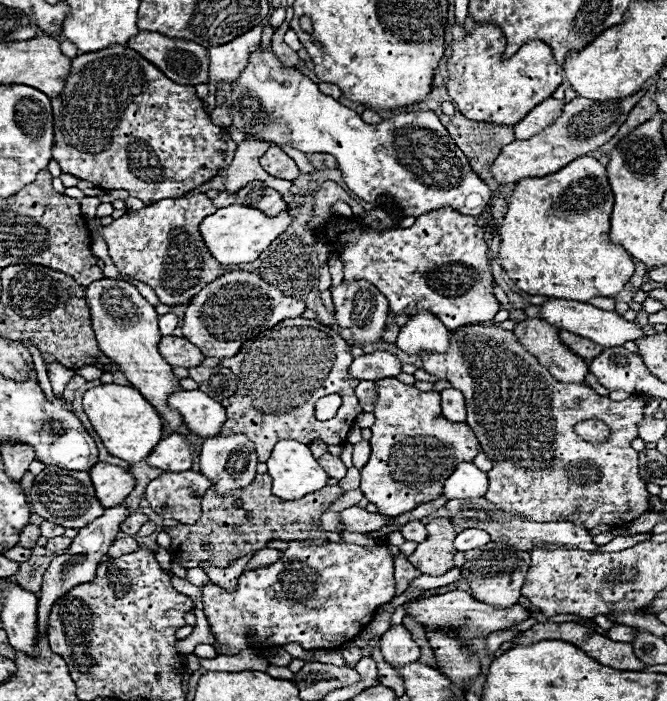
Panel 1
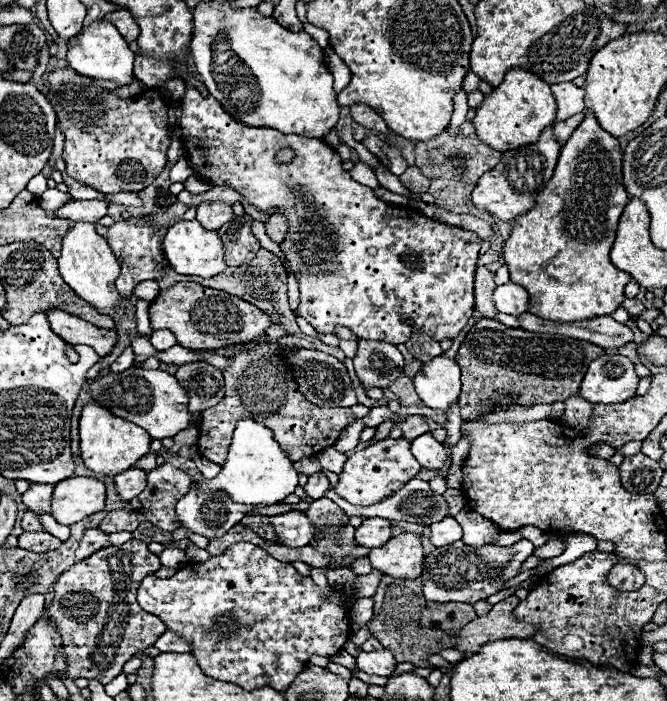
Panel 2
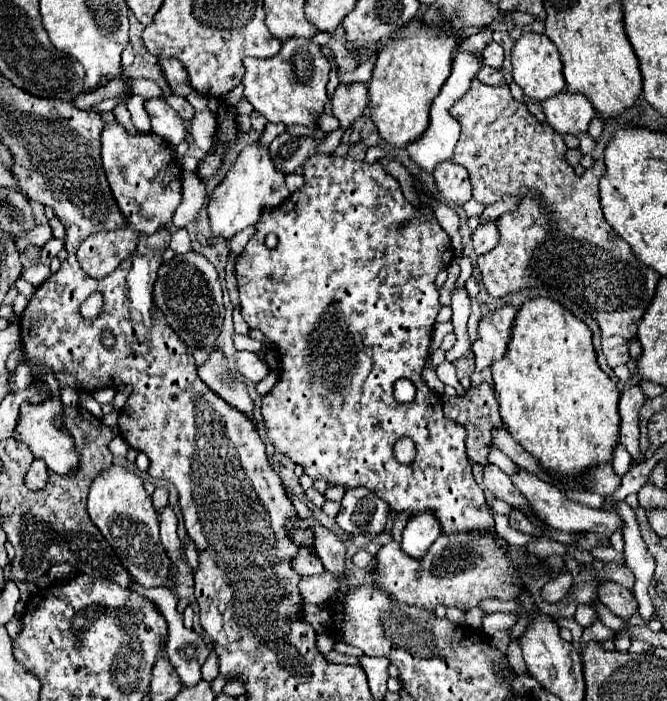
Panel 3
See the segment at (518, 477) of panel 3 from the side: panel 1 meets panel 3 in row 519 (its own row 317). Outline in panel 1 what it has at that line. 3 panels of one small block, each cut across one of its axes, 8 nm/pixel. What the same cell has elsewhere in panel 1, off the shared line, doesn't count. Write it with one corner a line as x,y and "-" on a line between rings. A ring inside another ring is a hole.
552,298
548,302
544,302
540,306
540,318
546,320
548,324
552,324
554,328
560,328
560,330
568,330
568,332
574,332
578,336
584,336
604,348
612,348
612,346
622,346
624,342
630,342
630,340
638,340
644,336
642,328
636,326
634,322
628,322
624,320
622,316
618,316
616,312
604,312
604,310
598,310
590,304
582,304
582,302
574,302
574,300
560,300
560,298

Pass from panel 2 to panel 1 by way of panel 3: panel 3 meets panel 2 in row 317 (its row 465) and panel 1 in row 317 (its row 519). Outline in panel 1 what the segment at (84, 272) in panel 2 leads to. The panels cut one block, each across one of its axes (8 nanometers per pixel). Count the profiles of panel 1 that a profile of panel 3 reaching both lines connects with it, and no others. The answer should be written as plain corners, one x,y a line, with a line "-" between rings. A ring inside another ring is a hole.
104,278
104,280
96,280
94,284
88,284
86,302
90,308
92,328
96,332
100,350
110,360
120,364
120,370
132,382
132,386
136,390
140,390
152,406
156,406
156,410
168,422
168,432
170,434
178,432
178,434
186,434
192,440
202,440
200,436
188,432
188,428
184,426
178,412
174,412
166,406
168,394
178,390
180,382
178,382
178,378
174,378
172,366
166,364
164,358
158,354
158,340
162,338
162,334
158,332
156,310
140,296
140,292
132,284
122,282
122,280
112,280
112,278

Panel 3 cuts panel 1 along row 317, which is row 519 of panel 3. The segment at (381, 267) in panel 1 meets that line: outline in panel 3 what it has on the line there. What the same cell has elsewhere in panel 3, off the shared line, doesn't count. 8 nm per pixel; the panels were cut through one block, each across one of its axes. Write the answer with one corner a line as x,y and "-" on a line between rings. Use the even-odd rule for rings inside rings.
316,154
316,156
308,158
308,162
304,164
304,180
306,180
306,184
300,190
290,194
274,210
266,210
262,214
260,222
256,224
258,232
246,244
244,252
236,260
236,278
238,278
242,316
250,328
260,330
270,340
272,348
278,352
278,362
280,362
280,378
278,378
276,386
266,396
262,396
262,418
264,418
268,440
272,442
276,452
288,456
296,464
302,464
304,472
312,480
326,480
328,486
342,486
346,490
364,486
364,488
372,490
378,498
382,498
390,506
390,510
394,510
396,514
406,512
408,516
416,516
416,514
430,512
438,518
438,522
442,526
442,534
446,534
446,536
454,534
454,532
496,536
492,506
486,502
482,488
474,482
472,464
468,462
468,454
464,450
464,442
466,442
468,434
466,434
466,430
462,430
462,426
458,426
458,422
444,418
442,400
438,398
436,392
432,392
428,388
428,384
422,378
422,370
424,370
424,364
428,358
428,348
430,348
430,340
432,340
432,332
434,332
434,322
436,322
436,316
442,308
442,304
438,300
440,294
438,294
434,280
436,280
436,274
442,268
446,268
450,264
450,260
454,258
450,236
446,240
446,232
440,228
438,220
434,218
434,212
428,206
424,206
424,210
418,212
416,206
412,206
404,198
400,184
390,174
386,174
380,164
364,164
364,162
350,160
346,156
332,158
330,154
-
266,232
276,234
278,244
274,248
268,248
264,244
-
398,378
410,378
418,388
416,398
408,404
398,404
394,398
392,386
-
400,436
410,436
416,444
416,460
412,464
400,464
392,454
392,446

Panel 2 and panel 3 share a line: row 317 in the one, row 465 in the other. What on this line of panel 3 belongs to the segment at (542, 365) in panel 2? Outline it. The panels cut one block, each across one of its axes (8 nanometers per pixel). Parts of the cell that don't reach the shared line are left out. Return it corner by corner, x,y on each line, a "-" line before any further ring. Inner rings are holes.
493,445
490,446
488,460
490,463
497,465
508,476
517,472
517,465

